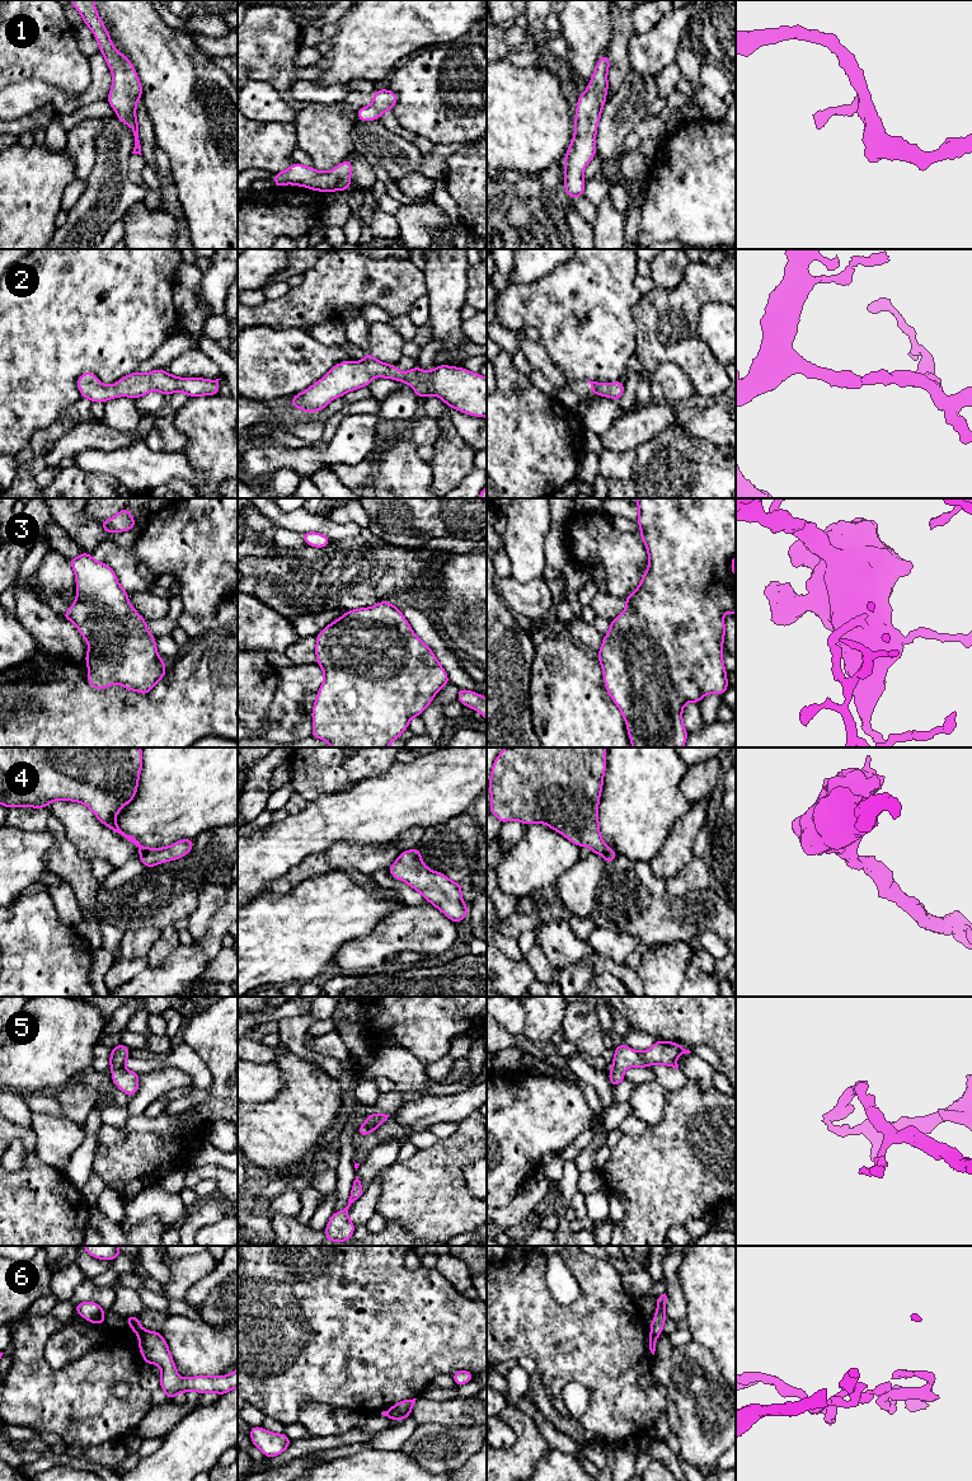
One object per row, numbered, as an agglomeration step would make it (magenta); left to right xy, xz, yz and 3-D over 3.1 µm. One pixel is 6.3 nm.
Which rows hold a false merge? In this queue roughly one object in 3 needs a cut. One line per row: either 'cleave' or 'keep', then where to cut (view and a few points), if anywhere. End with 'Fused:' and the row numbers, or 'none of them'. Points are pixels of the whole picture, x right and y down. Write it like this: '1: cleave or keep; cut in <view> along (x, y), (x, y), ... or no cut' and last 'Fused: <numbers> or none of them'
1: keep; no cut
2: keep; no cut
3: keep; no cut
4: keep; no cut
5: keep; no cut
6: cleave; cut in xy along (145, 1330), (139, 1336)
Fused: 6

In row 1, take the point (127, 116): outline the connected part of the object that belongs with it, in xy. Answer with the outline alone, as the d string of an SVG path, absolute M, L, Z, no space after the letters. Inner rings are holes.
M70 0L70 3L81 14L84 24L91 29L99 43L99 51L113 75L107 100L117 112L117 118L132 127L135 136L132 154L142 155L138 140L138 122L136 118L136 106L137 100L142 98L142 85L136 75L136 69L122 52L114 48L108 29L98 15L94 0Z

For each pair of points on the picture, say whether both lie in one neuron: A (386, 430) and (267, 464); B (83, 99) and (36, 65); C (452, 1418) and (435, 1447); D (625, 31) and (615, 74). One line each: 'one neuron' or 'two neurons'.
A: two neurons
B: two neurons
C: two neurons
D: one neuron

